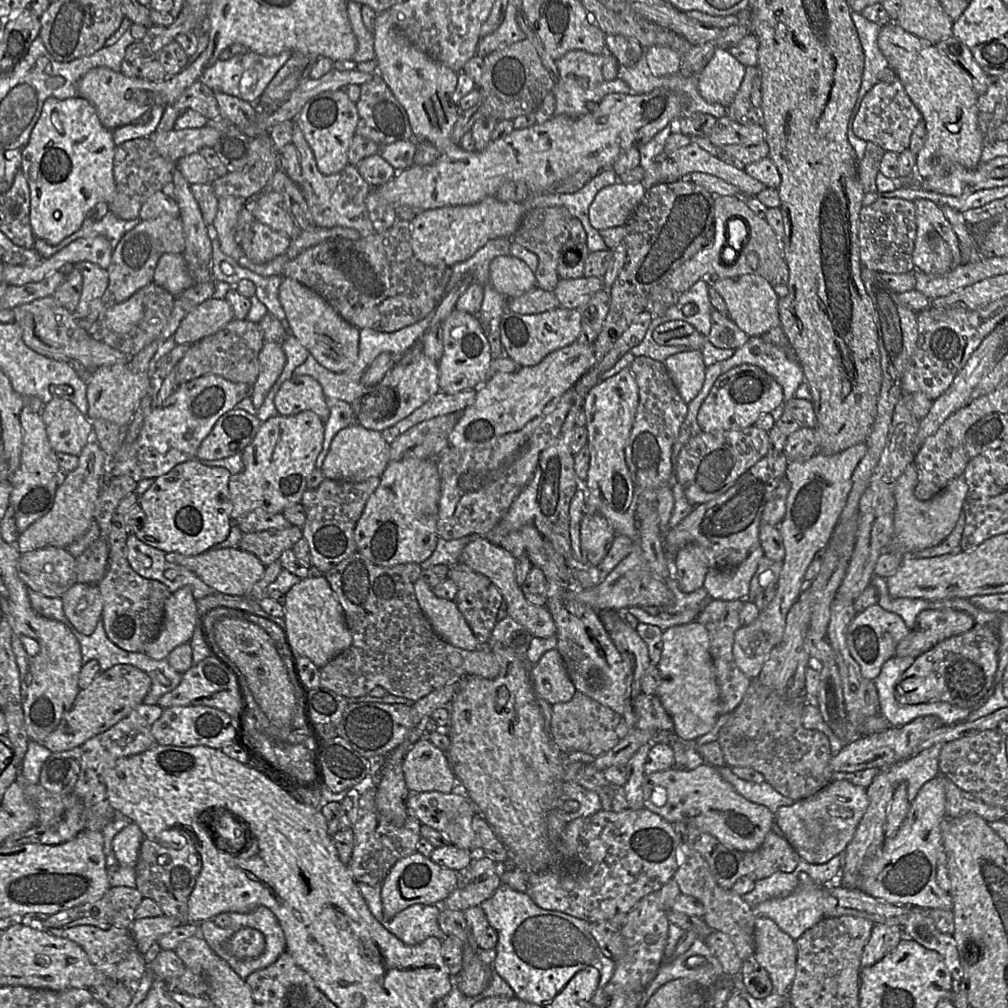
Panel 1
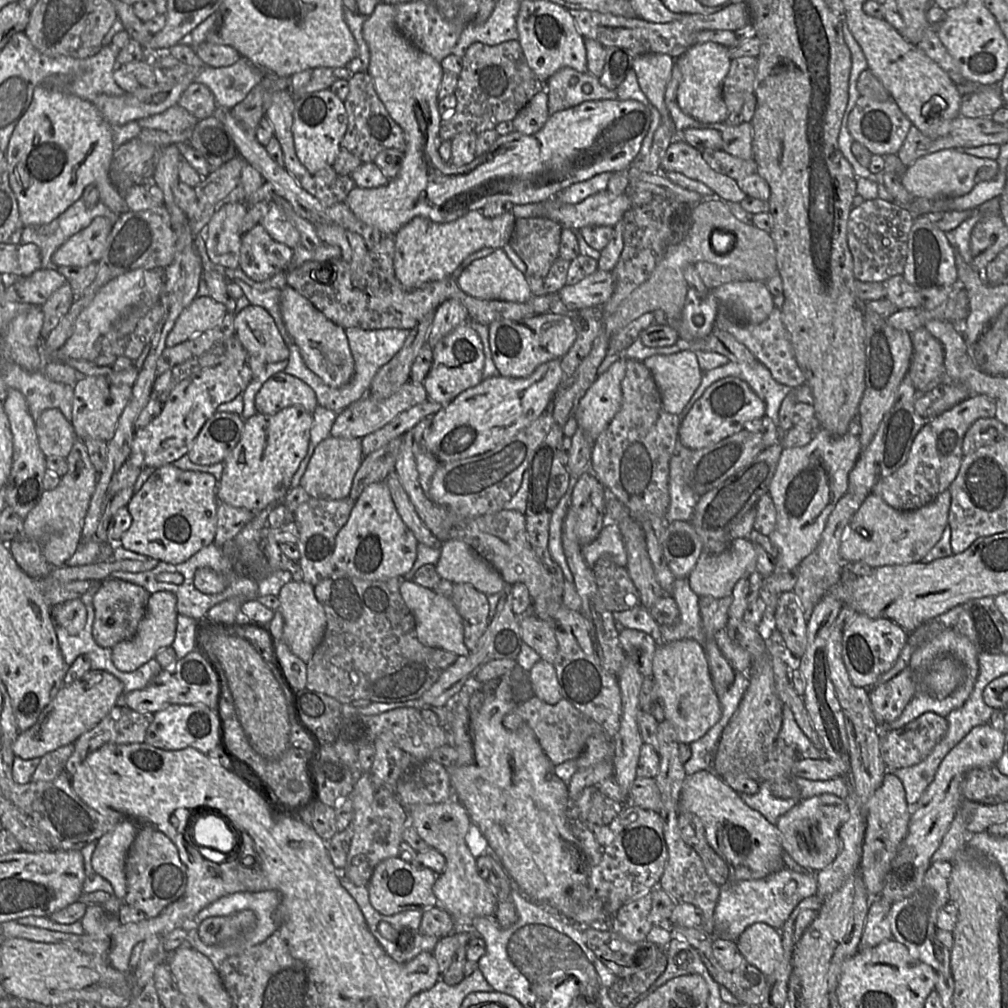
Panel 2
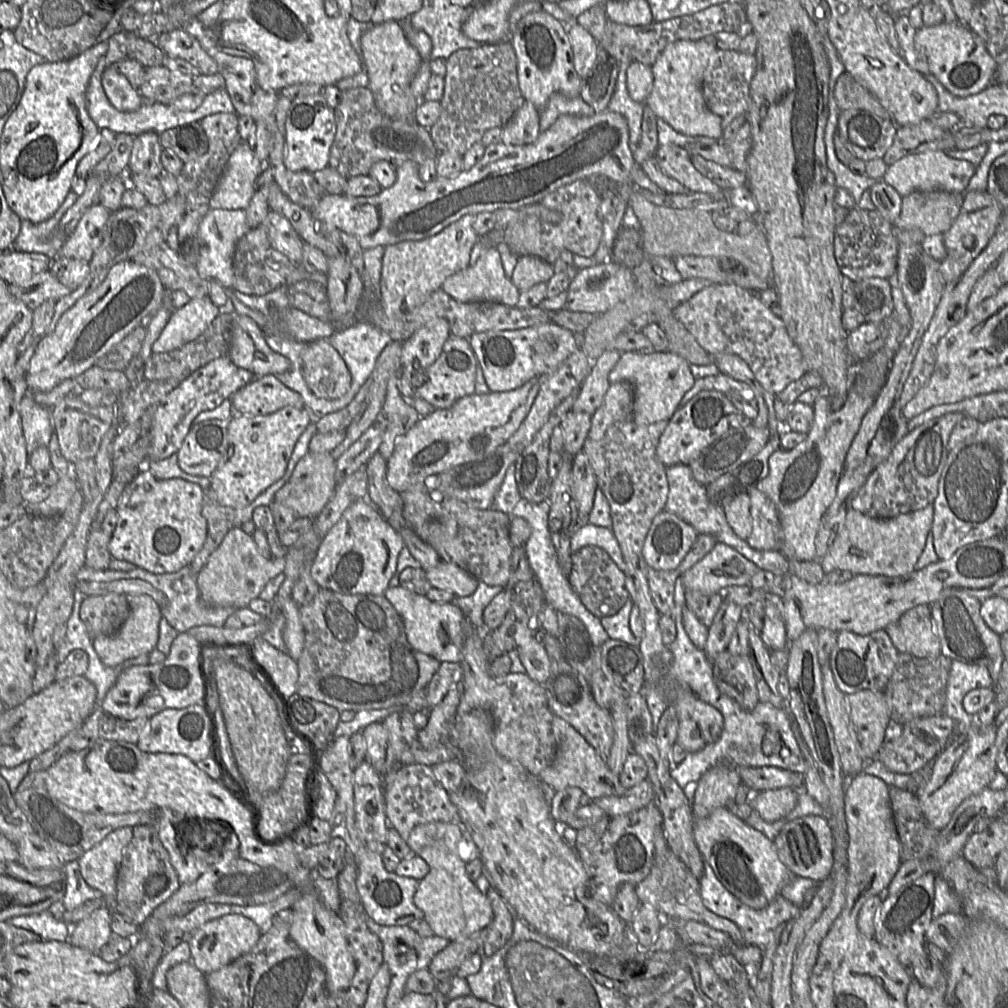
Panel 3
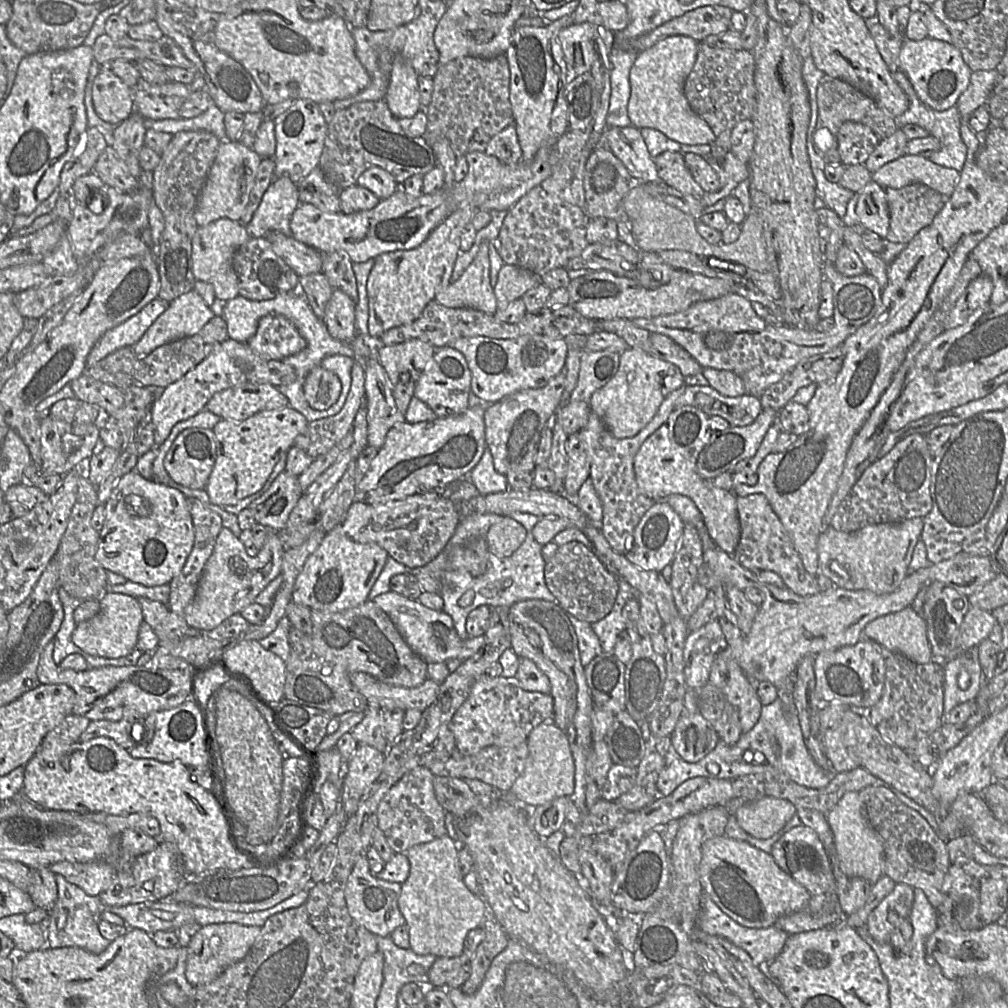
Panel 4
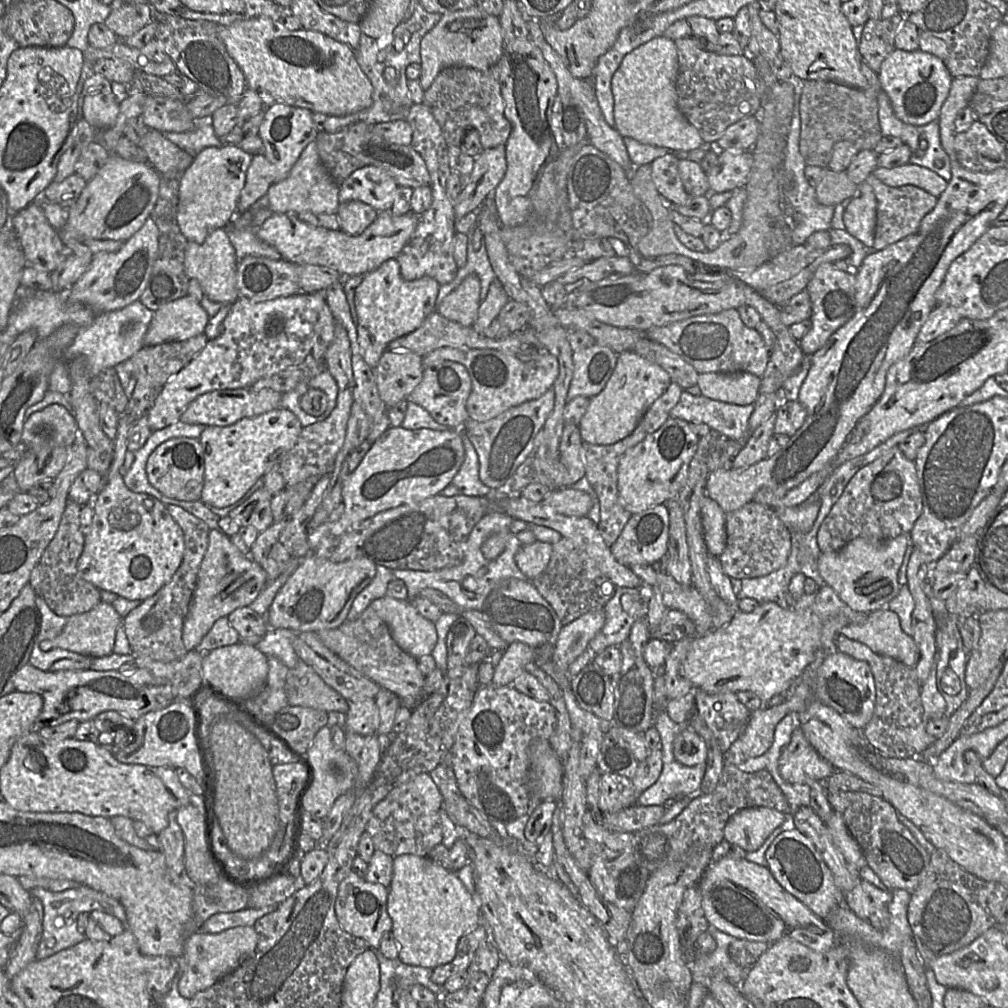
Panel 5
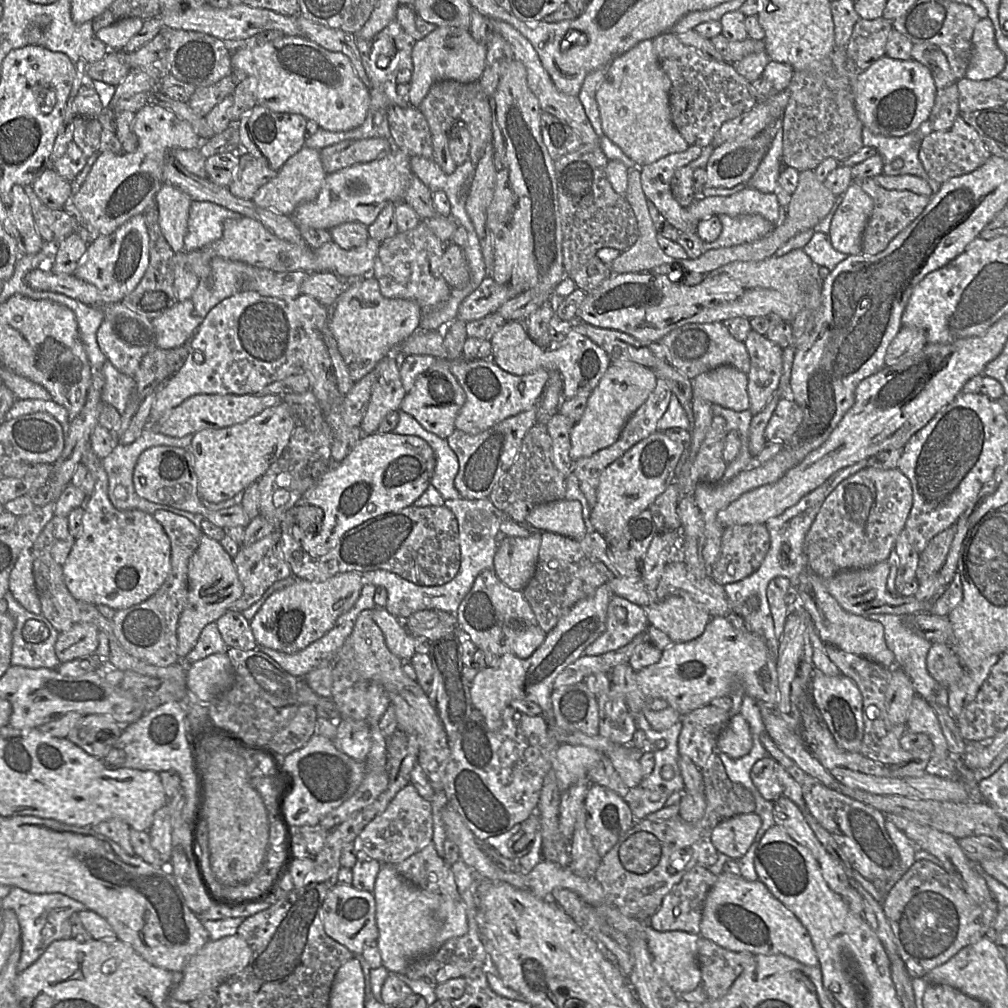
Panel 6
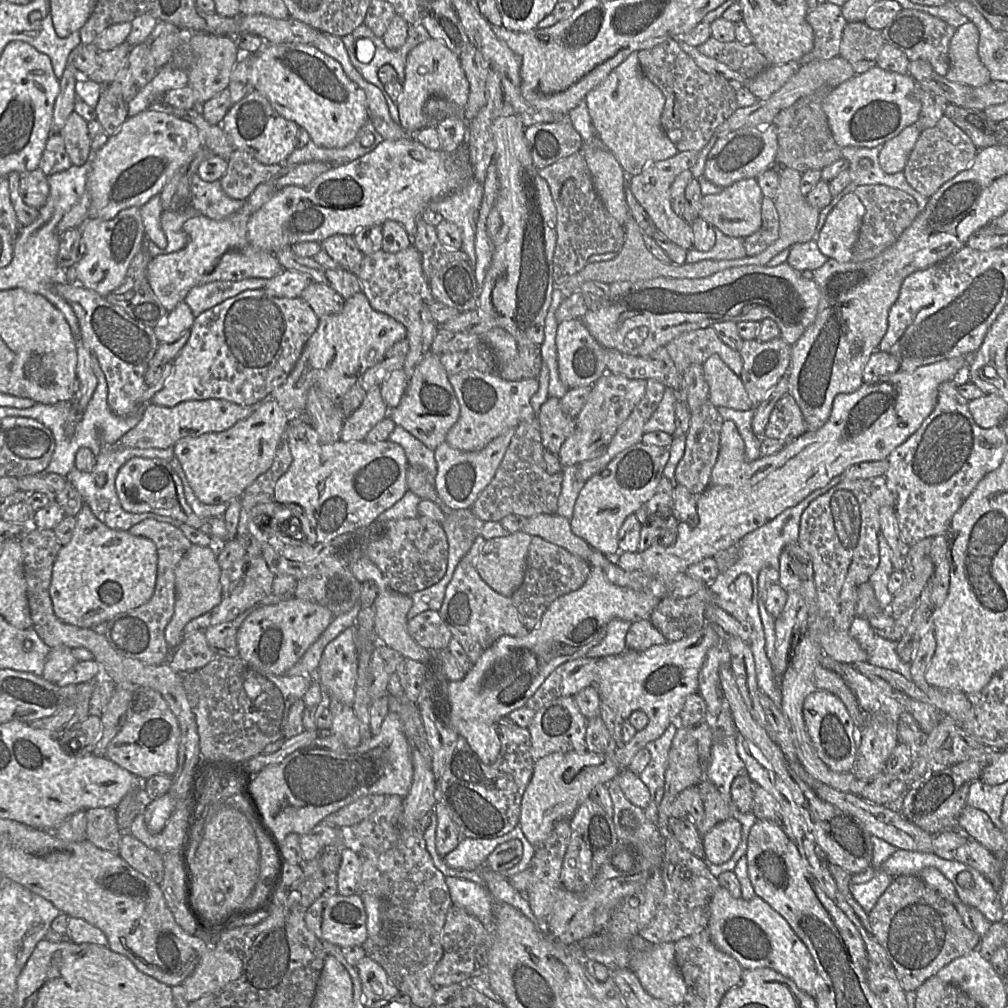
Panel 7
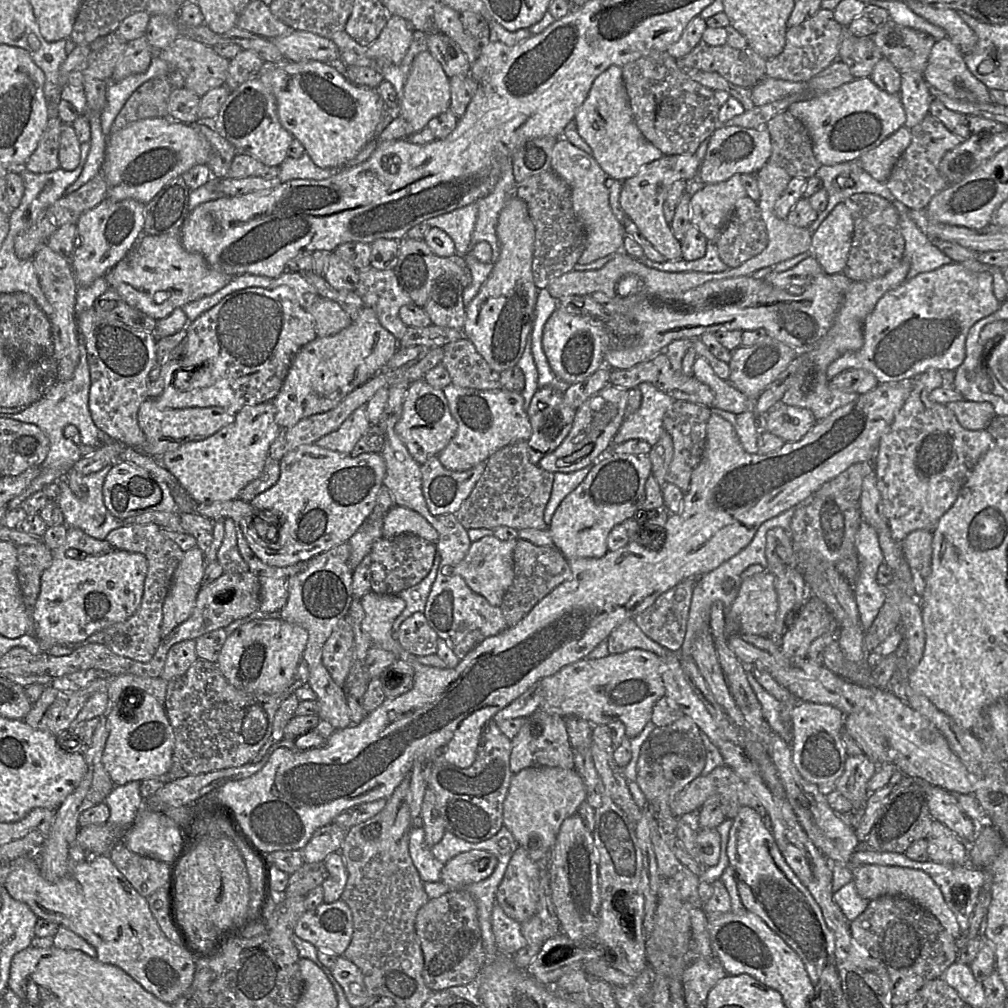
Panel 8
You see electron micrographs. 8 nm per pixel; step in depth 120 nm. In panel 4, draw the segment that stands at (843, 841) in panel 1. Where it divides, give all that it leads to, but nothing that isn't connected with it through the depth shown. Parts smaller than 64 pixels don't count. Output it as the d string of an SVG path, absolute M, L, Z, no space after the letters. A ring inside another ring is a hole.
M800 825L785 832L774 844L770 852L776 864L810 895L830 893L834 890L831 861L817 833L810 827Z

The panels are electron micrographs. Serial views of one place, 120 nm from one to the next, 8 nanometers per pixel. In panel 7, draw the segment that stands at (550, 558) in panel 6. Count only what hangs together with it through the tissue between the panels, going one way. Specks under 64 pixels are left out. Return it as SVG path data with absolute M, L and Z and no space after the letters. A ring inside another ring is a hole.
M538 536L532 537L523 583L511 596L523 625L529 631L535 629L550 604L560 596L581 588L590 572L591 565L584 559Z

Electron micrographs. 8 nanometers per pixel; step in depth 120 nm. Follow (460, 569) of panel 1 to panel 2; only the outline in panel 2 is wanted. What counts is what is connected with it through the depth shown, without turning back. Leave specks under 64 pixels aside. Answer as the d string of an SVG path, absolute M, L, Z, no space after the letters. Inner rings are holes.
M456 583L450 597L463 623L464 644L472 652L489 625L487 595L467 583Z

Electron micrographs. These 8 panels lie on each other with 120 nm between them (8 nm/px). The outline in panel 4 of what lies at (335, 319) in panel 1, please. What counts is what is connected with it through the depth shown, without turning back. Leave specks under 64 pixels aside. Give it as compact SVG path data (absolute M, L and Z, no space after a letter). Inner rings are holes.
M318 365L306 376L303 390L311 408L327 410L338 400L342 385L335 373Z

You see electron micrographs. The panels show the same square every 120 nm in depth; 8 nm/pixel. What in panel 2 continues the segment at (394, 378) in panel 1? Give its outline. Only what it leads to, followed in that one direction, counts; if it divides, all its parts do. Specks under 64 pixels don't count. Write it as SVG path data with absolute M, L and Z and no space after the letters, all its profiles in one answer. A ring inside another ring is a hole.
M410 380L385 399L376 399L367 393L338 413L331 427L330 436L347 439L362 438L392 421L402 411L425 401L427 398L423 382L414 383Z

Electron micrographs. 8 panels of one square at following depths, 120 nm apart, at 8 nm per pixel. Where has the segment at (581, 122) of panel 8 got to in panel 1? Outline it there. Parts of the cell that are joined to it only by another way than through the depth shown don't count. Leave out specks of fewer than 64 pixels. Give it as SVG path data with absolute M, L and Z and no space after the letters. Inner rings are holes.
M715 49L696 75L699 94L708 103L728 107L743 80L745 68L745 65L730 54L729 49Z

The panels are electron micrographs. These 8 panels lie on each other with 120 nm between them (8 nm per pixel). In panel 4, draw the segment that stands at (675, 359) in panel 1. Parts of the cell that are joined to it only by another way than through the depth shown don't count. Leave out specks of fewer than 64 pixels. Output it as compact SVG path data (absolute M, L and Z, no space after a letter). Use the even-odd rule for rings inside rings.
M628 348L620 354L620 365L614 377L596 391L588 402L617 439L632 438L653 419L664 399L685 384L685 377L672 363L656 358L641 349Z

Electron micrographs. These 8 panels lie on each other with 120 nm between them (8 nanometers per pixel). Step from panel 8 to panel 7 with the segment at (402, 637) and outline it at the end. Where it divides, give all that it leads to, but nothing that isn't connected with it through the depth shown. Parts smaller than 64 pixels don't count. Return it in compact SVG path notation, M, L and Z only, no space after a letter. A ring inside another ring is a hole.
M439 611L419 613L407 623L410 636L423 648L431 652L445 650L453 639Z

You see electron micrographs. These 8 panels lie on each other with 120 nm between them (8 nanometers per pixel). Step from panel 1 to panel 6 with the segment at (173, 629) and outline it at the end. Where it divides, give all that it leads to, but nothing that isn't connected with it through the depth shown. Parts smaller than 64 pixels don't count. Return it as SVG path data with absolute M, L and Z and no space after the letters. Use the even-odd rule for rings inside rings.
M77 623L61 632L56 640L55 653L60 663L95 654L99 629L92 623Z

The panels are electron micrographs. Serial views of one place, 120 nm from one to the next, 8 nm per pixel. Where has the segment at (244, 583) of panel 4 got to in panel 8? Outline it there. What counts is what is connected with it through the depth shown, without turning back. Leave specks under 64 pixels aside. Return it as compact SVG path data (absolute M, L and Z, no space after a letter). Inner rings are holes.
M198 547L183 553L162 605L161 637L167 636L191 615L202 587L205 567L204 553Z

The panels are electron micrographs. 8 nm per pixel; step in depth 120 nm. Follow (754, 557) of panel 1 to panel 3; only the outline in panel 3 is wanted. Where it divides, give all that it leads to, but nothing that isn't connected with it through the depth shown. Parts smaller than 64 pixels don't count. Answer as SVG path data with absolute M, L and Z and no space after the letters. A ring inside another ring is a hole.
M717 543L699 562L682 574L686 589L706 595L749 585L760 569L732 547Z

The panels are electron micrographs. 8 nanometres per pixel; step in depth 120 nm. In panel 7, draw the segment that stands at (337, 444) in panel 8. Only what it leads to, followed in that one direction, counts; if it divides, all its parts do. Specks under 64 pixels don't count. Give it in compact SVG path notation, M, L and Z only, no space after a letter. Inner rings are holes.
M380 385L373 386L359 408L346 418L340 440L344 442L364 440L367 433L388 416L389 412L390 408L381 396Z

